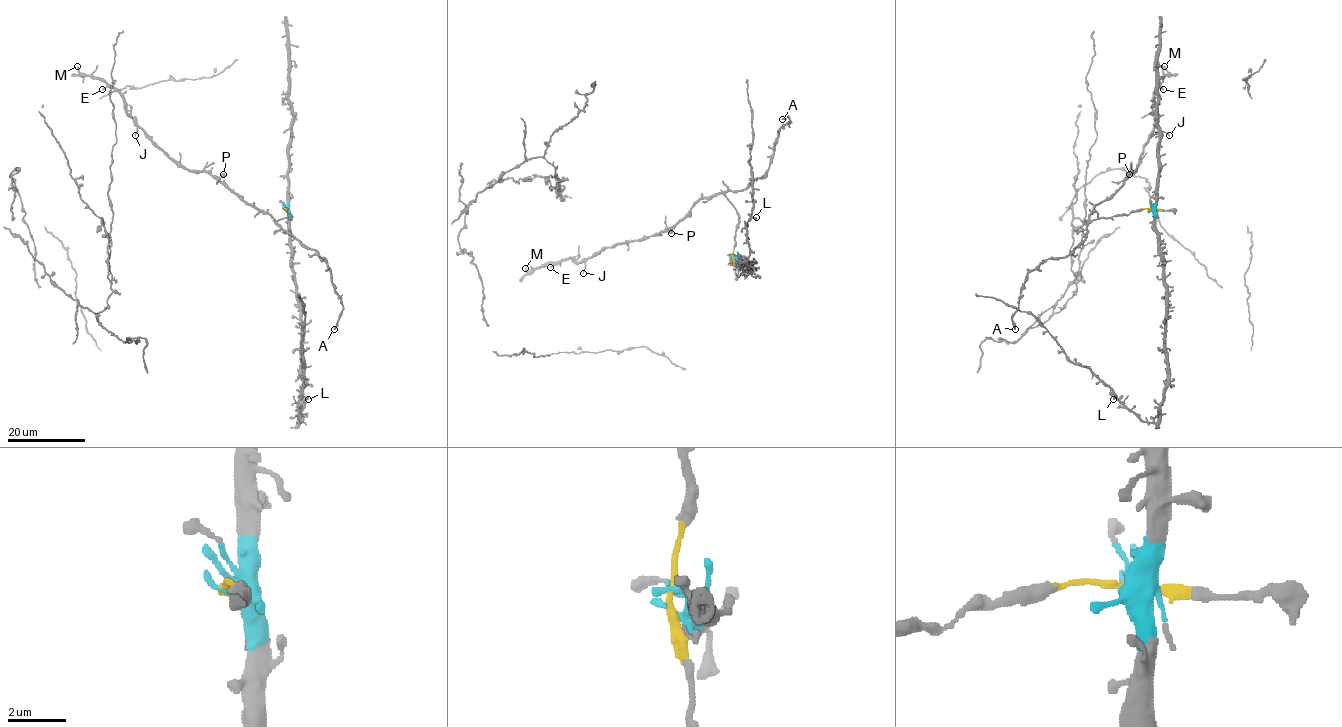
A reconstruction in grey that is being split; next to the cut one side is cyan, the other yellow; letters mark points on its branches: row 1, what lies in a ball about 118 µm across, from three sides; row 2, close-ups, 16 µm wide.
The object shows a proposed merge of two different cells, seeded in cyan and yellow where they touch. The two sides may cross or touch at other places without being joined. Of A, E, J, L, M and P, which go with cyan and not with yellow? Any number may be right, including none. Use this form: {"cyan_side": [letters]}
{"cyan_side": ["L"]}

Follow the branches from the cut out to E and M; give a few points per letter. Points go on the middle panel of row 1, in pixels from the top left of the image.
E: (733, 255), (738, 215), (717, 193), (702, 197), (666, 230), (550, 267)
M: (733, 255), (738, 215), (717, 193), (702, 197), (666, 230), (607, 247), (582, 261), (565, 258), (526, 268)

